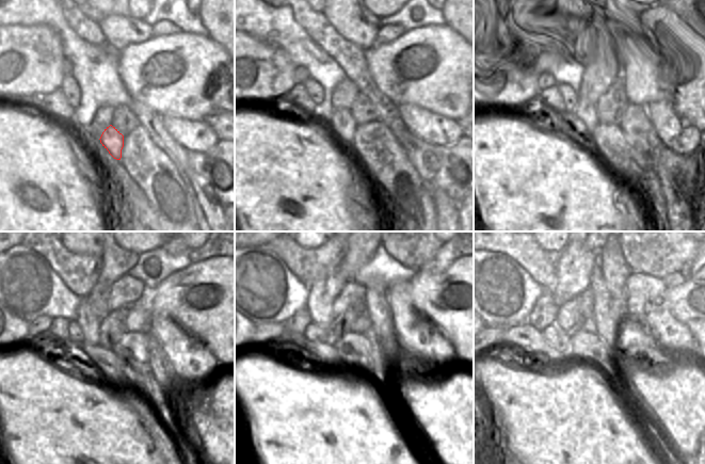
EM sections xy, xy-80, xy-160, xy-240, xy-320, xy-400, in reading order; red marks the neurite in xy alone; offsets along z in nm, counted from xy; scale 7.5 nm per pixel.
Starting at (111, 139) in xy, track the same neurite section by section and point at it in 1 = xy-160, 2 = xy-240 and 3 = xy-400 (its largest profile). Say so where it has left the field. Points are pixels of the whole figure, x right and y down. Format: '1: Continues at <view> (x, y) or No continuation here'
1: Continues at xy-160 (580, 116)
2: Continues at xy-240 (89, 323)
3: Continues at xy-400 (575, 264)

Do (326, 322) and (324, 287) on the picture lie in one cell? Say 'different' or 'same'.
same

